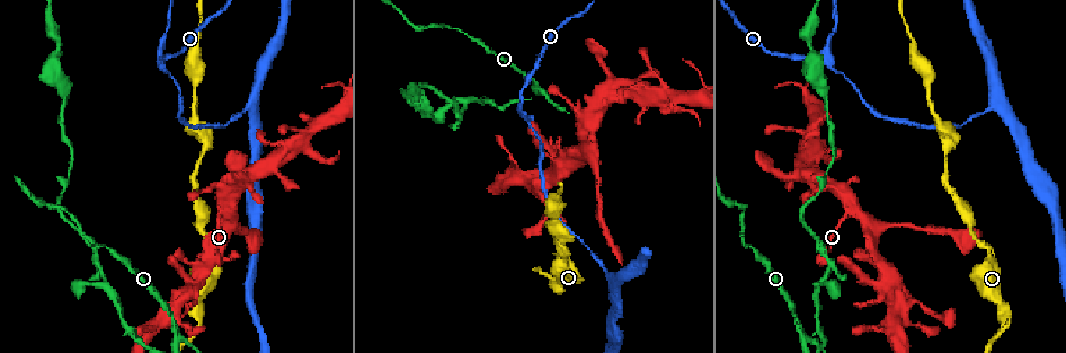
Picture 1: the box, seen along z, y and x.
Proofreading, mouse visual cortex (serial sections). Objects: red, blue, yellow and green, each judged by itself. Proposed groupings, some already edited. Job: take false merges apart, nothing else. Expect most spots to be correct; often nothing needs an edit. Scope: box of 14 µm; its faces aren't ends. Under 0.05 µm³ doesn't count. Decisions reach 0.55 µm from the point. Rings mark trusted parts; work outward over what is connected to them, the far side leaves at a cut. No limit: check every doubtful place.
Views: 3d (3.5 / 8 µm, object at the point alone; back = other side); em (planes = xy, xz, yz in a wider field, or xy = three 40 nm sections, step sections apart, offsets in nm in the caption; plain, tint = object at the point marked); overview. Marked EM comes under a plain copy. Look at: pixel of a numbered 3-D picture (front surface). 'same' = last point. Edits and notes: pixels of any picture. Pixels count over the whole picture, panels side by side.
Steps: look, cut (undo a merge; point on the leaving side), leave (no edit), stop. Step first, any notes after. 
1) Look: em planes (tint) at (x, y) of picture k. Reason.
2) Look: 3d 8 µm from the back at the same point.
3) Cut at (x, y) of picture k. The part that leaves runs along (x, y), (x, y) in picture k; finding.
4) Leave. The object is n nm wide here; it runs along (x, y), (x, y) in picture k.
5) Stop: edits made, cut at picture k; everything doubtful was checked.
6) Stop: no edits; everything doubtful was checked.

Look: 3d 3.5 µm at (158, 59) of picture 1. A fork.

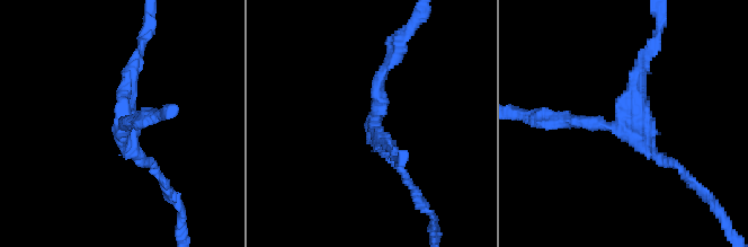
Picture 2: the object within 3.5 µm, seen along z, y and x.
Look: em xy step 1 (tint) at (618, 129) of picture 2.

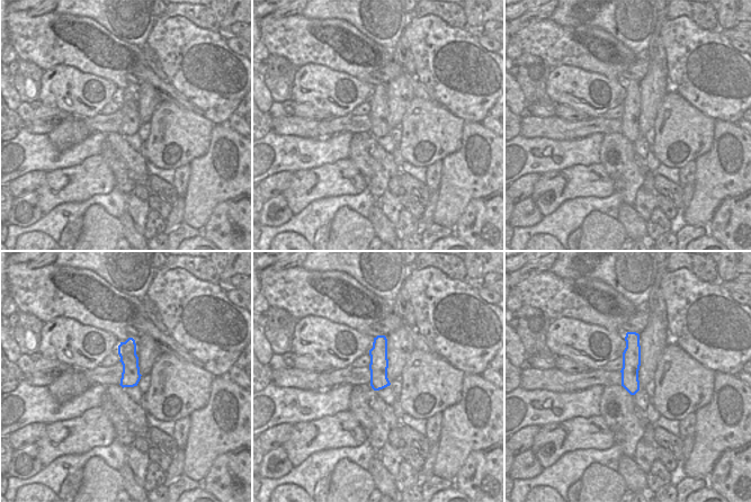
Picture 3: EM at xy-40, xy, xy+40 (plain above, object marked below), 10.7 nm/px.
Leave. It runs along (550, 120), (628, 130), (674, 161) in picture 2; all the same cell.

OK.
Look: 3d 3.5 µm at (230, 226) of picture 1. Sharp bend.

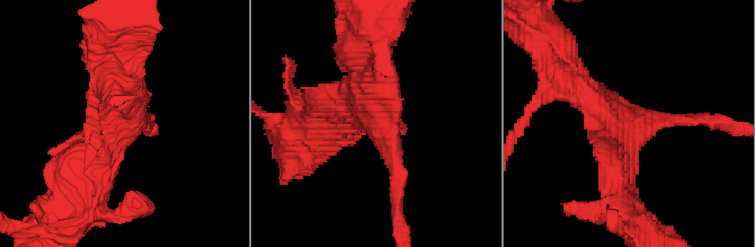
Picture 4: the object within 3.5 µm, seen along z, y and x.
Look: em xy step 2 (tint) at (375, 118) of picture 4.

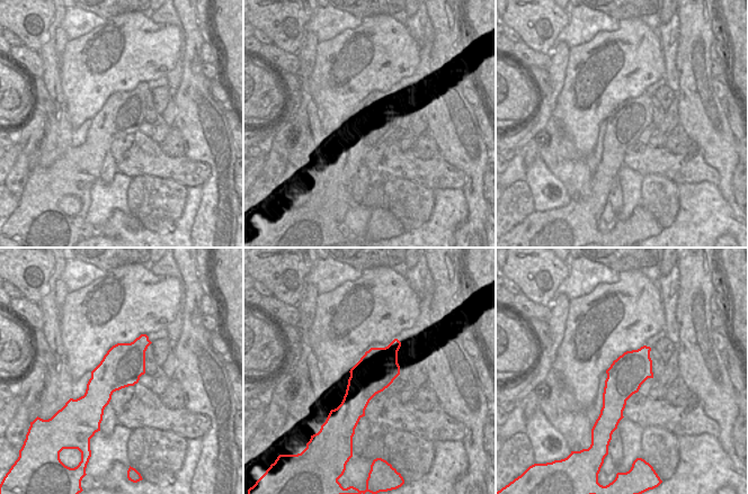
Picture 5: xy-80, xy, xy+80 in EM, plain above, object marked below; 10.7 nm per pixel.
Look: em xy step 3 (tint) at the same point. Cut it another way.

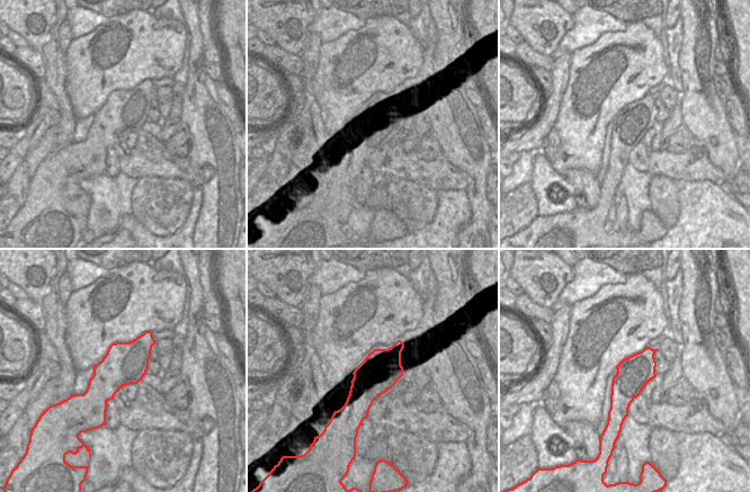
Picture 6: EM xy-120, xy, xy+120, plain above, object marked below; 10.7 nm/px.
Leave. It runs along (565, 77), (622, 122), (616, 182) in picture 4; one cell here.

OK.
Look: 3d 3.5 µm at (174, 321) of picture 1. Branch point.

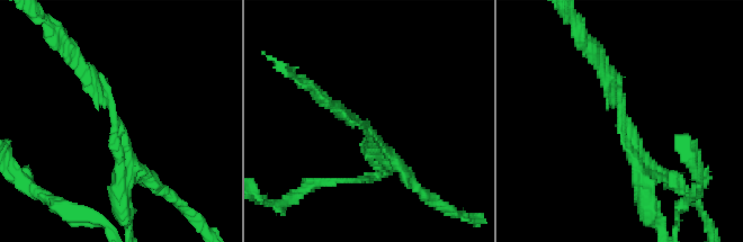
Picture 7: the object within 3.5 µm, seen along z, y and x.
Look: em xy step 3 (tint) at (115, 120) of picture 7. 3 arms meet here; the arms are 150, 200, 200 nm wide.

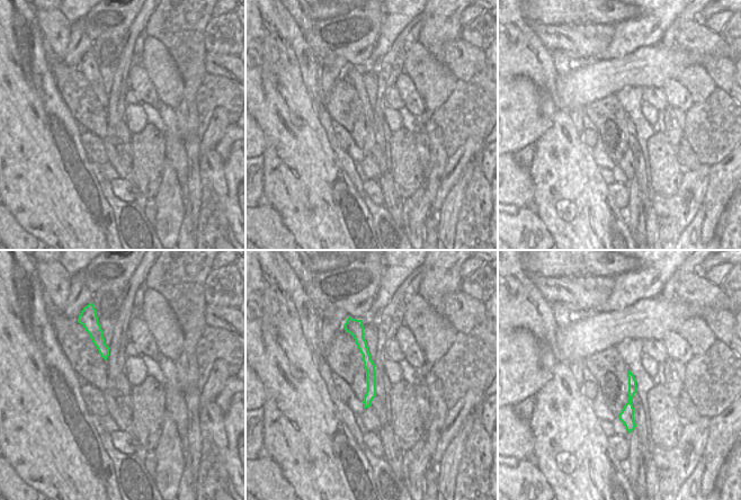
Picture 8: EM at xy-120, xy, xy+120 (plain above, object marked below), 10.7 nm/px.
Cut at (646, 200) of picture 7. The object is 120 nm wide here; the part that leaves runs along (621, 133), (647, 206), (664, 223) in picture 7; a second cell is stuck on.

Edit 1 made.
Look: overview.

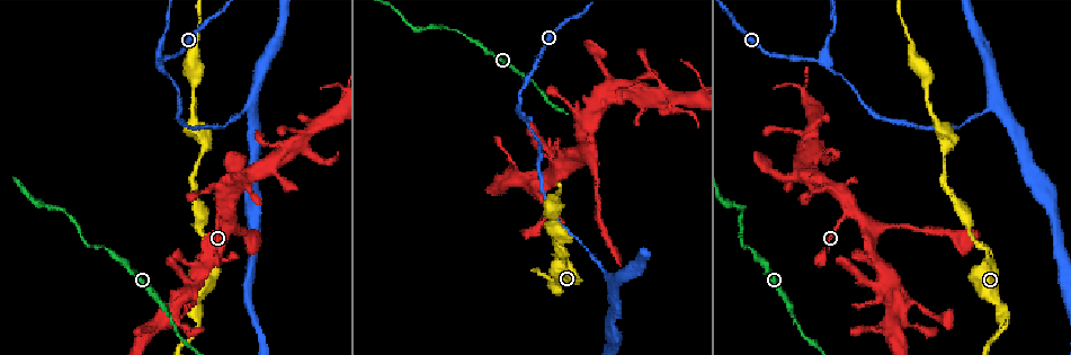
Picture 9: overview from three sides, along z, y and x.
Look: 3d 3.5 µm at (246, 106) of picture 9. A fork.

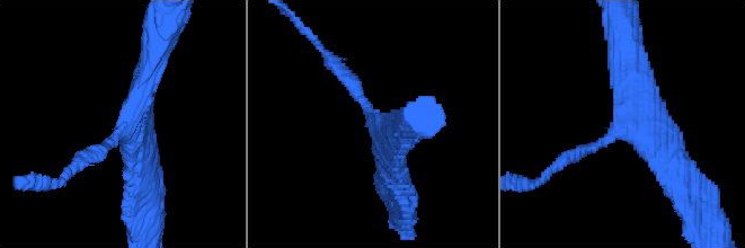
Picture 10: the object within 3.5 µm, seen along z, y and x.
Look: em xy step 1 (tint) at (374, 127) of picture 10.

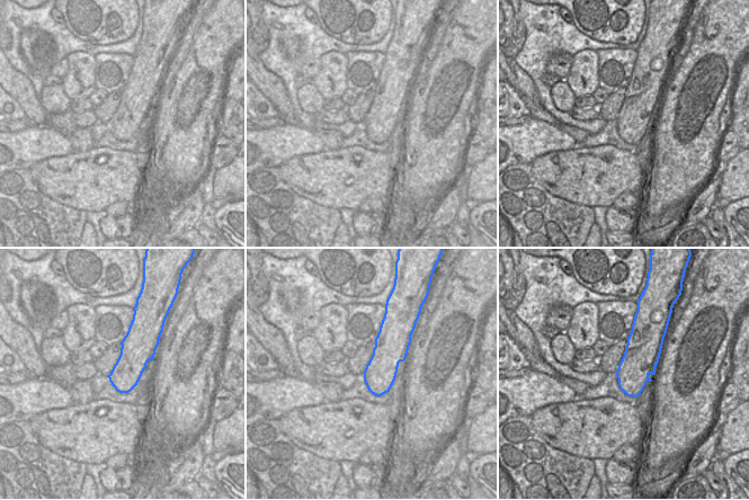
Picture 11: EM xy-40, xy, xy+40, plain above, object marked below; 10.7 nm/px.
Leave. The object is 340 nm wide here; it runs along (342, 71), (383, 134), (393, 180) in picture 10; one cell here.

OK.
Stop: edits made, cut at picture 7; everything doubtful was checked.

